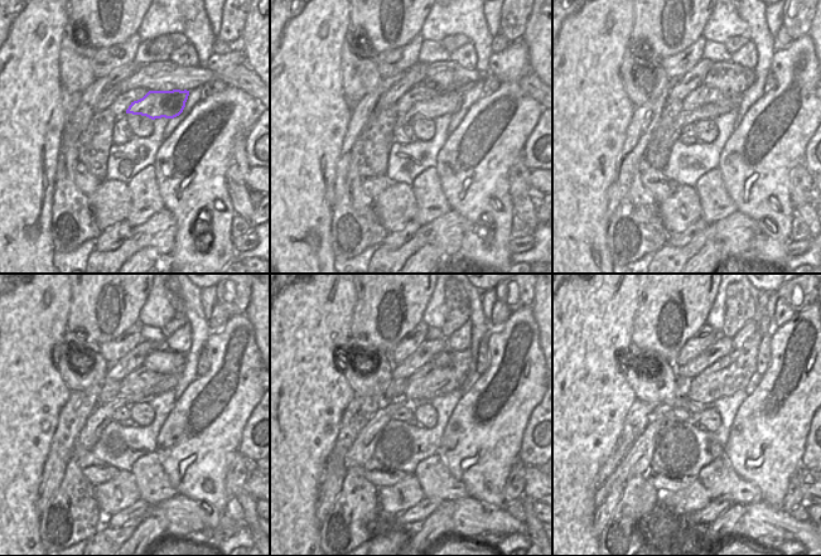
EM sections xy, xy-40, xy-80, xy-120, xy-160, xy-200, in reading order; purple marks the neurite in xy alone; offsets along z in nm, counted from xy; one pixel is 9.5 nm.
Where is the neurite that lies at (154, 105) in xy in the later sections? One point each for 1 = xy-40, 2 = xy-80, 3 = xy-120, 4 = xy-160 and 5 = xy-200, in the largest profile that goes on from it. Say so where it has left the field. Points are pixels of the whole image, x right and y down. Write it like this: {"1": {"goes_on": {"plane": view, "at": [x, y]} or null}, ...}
{"1": {"goes_on": {"plane": "xy-40", "at": [443, 104]}}, "2": {"goes_on": {"plane": "xy-80", "at": [710, 111]}}, "3": {"goes_on": {"plane": "xy-120", "at": [104, 414]}}, "4": {"goes_on": {"plane": "xy-160", "at": [362, 449]}}, "5": {"goes_on": {"plane": "xy-200", "at": [637, 460]}}}

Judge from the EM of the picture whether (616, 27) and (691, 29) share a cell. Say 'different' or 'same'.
different

